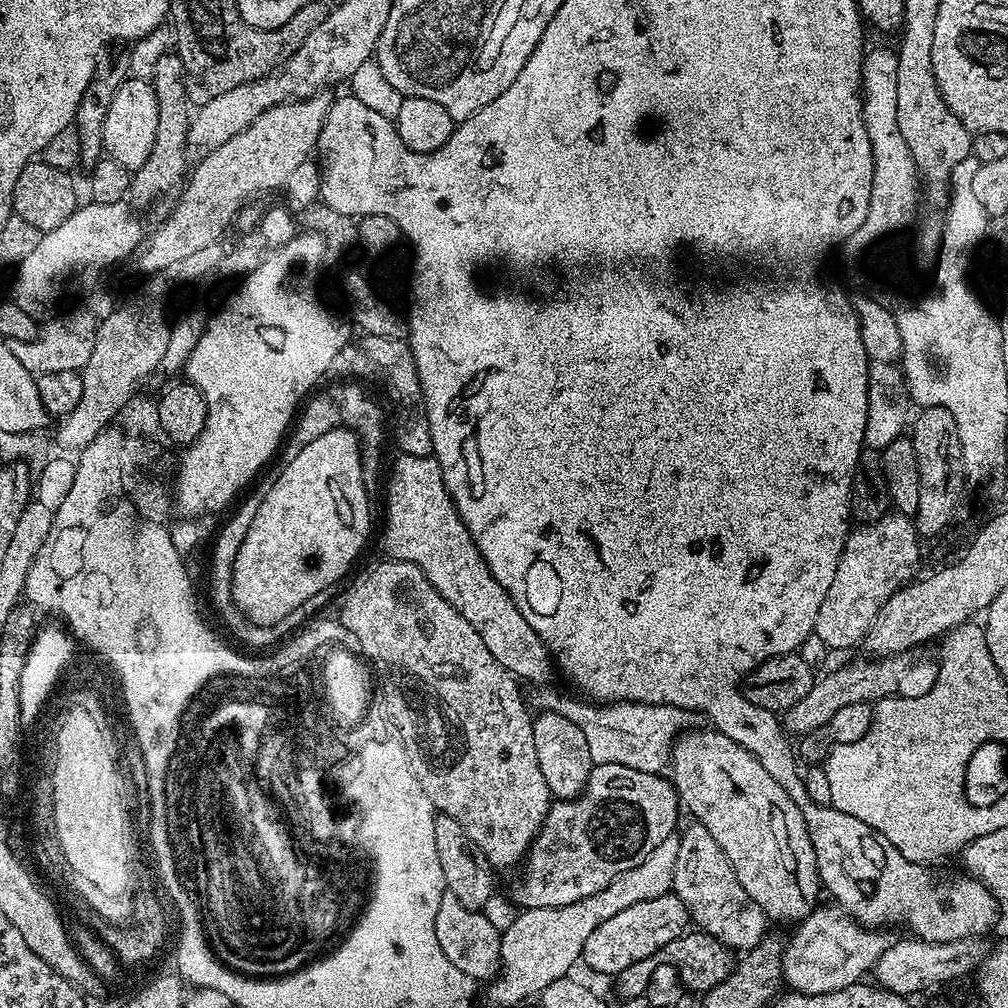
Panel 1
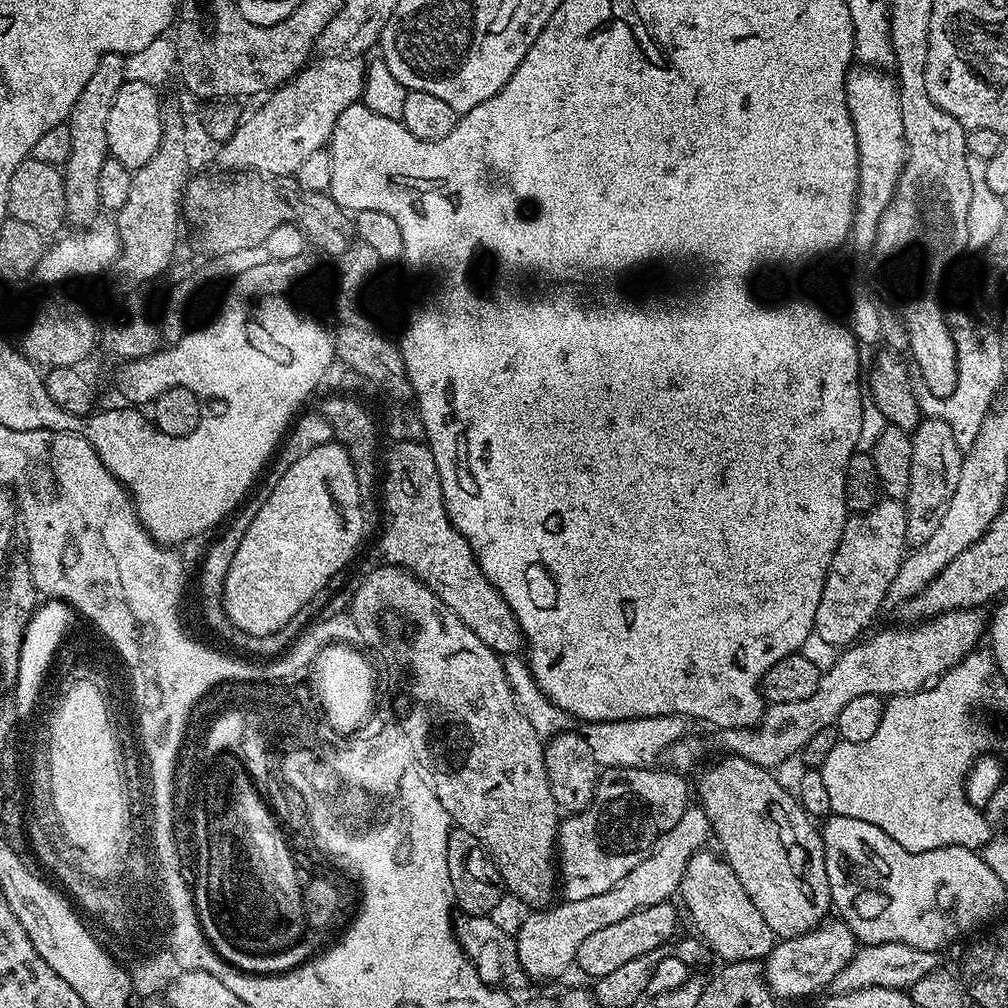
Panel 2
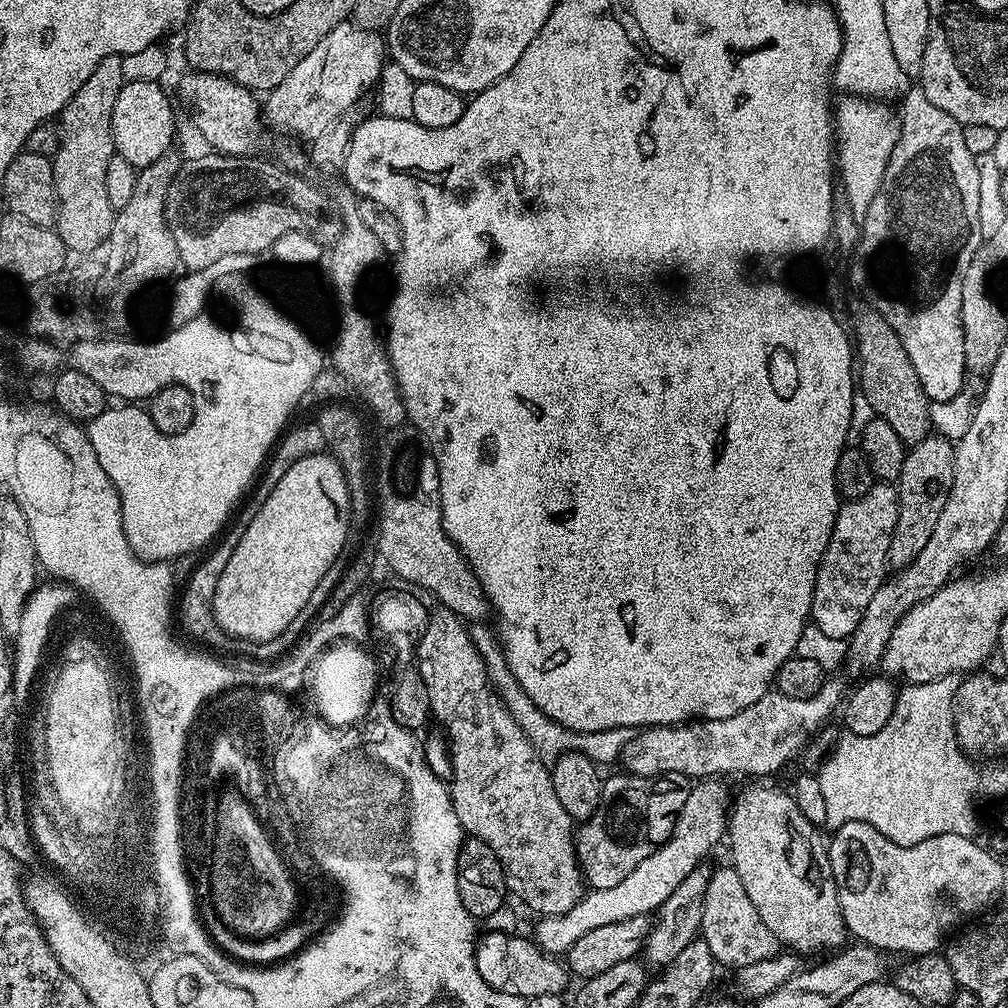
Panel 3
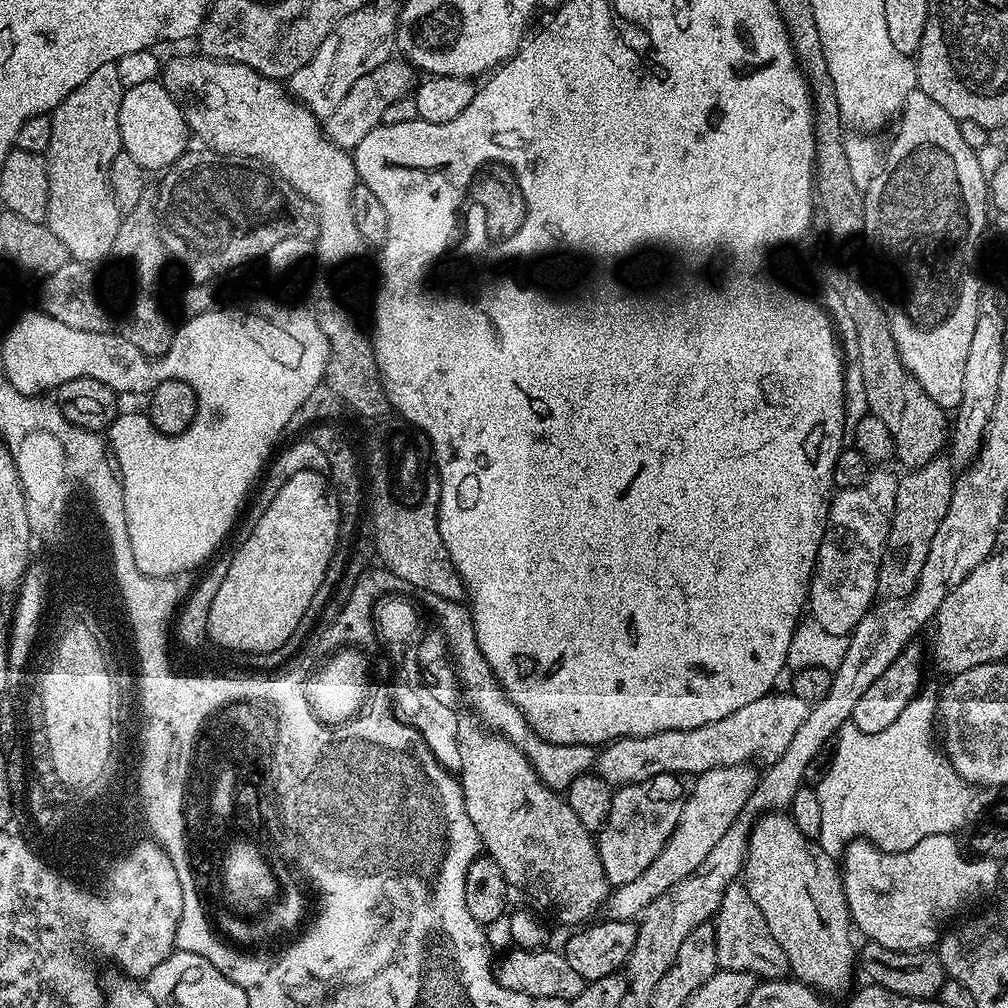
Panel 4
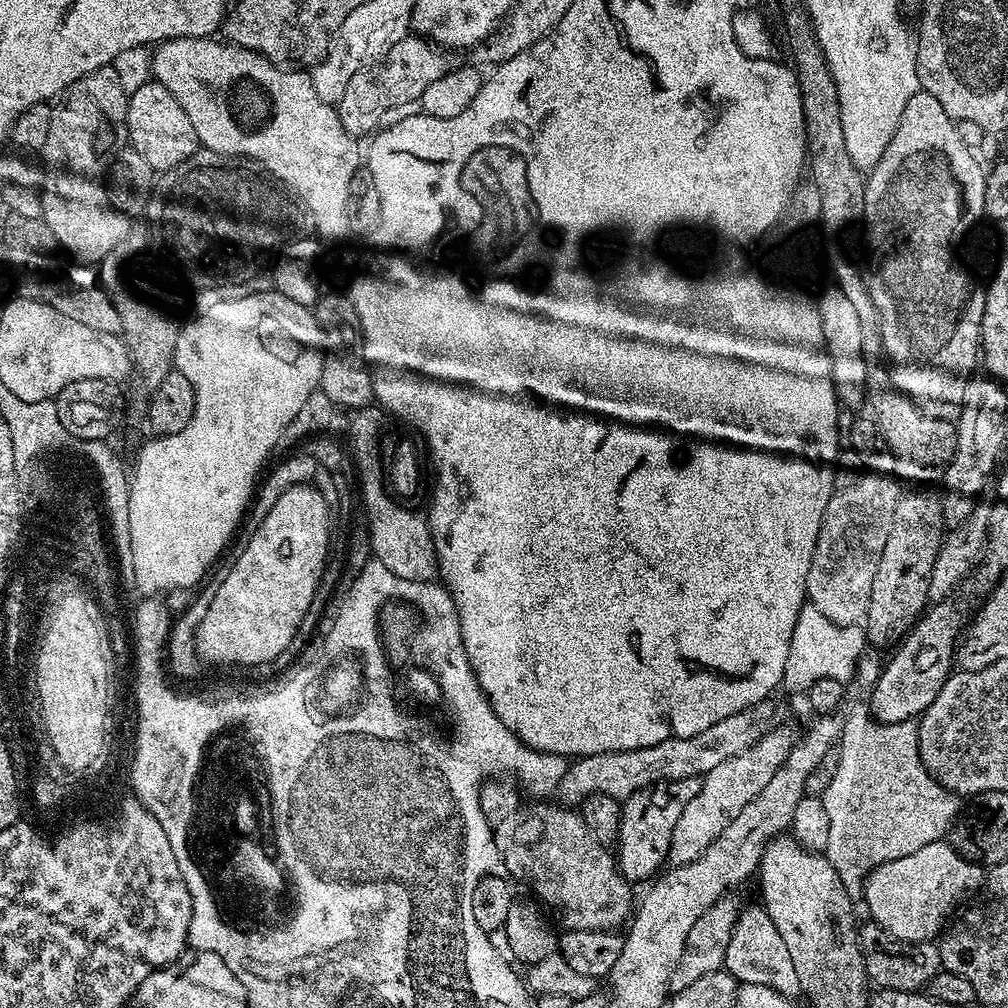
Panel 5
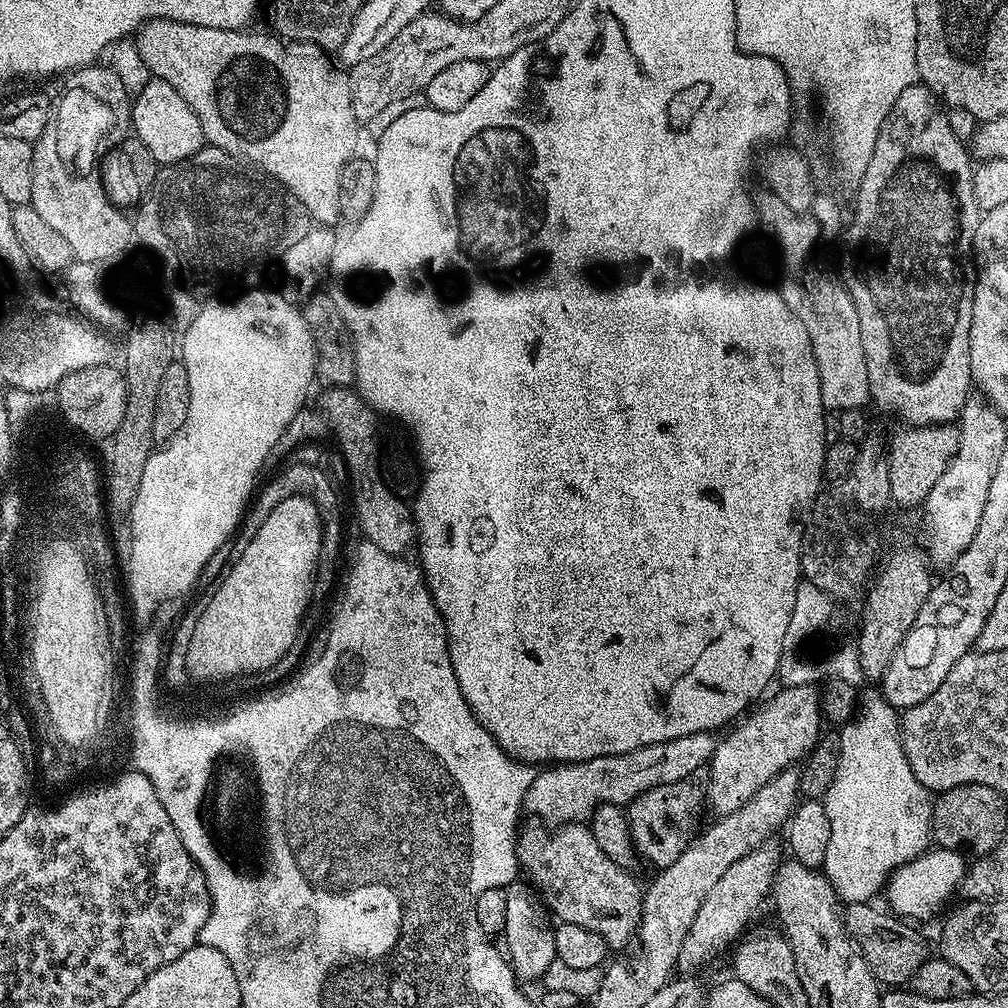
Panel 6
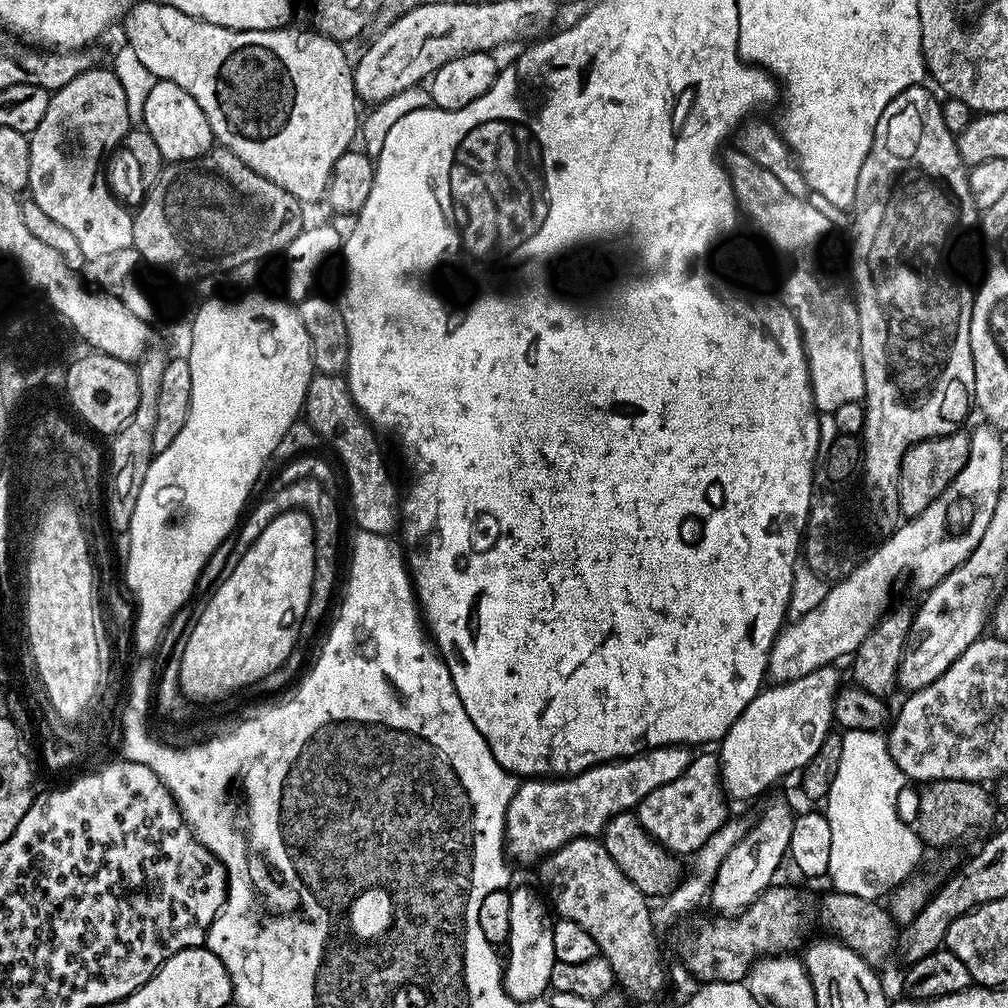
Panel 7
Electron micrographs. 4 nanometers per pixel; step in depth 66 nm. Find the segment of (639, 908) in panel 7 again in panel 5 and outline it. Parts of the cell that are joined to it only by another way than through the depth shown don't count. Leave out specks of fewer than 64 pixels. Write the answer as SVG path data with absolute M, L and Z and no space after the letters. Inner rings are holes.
M488 782L481 787L480 809L492 825L503 871L513 881L521 880L533 888L539 899L560 915L565 929L619 929L619 924L633 915L634 900L632 904L633 885L620 873L615 855L590 834L579 811L556 802L524 804L520 808L519 794L510 785L500 783L504 782Z

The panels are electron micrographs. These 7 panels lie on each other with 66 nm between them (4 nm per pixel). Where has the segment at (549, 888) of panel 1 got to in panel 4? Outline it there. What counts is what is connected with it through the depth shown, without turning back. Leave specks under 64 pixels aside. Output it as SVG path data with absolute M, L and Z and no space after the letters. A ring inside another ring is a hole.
M658 774L648 781L617 787L613 791L610 814L595 837L609 885L634 882L634 878L662 854L666 842L674 834L674 826L678 826L678 818L682 818L682 806L686 806L689 791L689 785L674 774Z

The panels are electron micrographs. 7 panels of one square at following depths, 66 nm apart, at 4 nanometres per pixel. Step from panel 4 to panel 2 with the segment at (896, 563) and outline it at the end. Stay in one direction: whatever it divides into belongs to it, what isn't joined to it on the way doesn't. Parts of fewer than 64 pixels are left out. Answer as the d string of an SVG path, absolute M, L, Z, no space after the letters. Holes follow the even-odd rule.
M921 419L911 437L910 478L902 503L906 510L905 541L915 546L926 542L926 538L934 534L942 514L946 514L946 506L950 506L954 486L958 486L958 474L962 470L964 452L955 442L952 430L944 420Z

